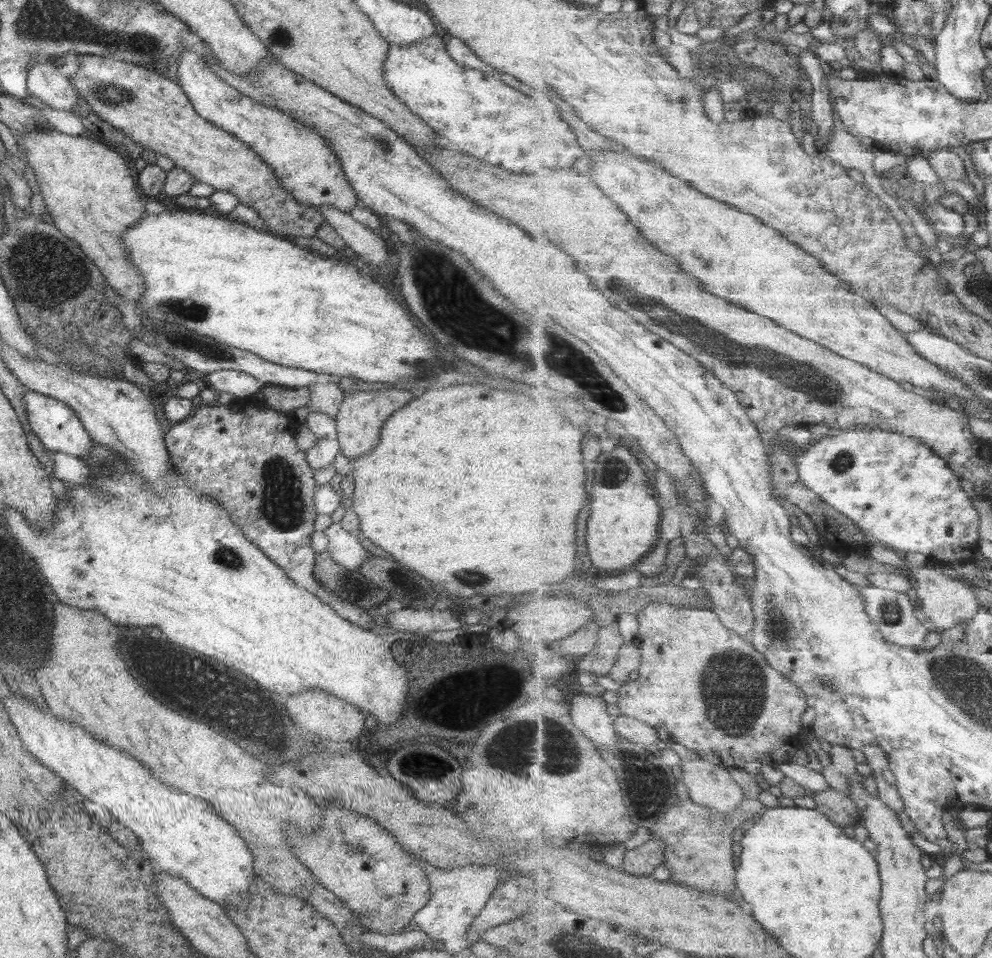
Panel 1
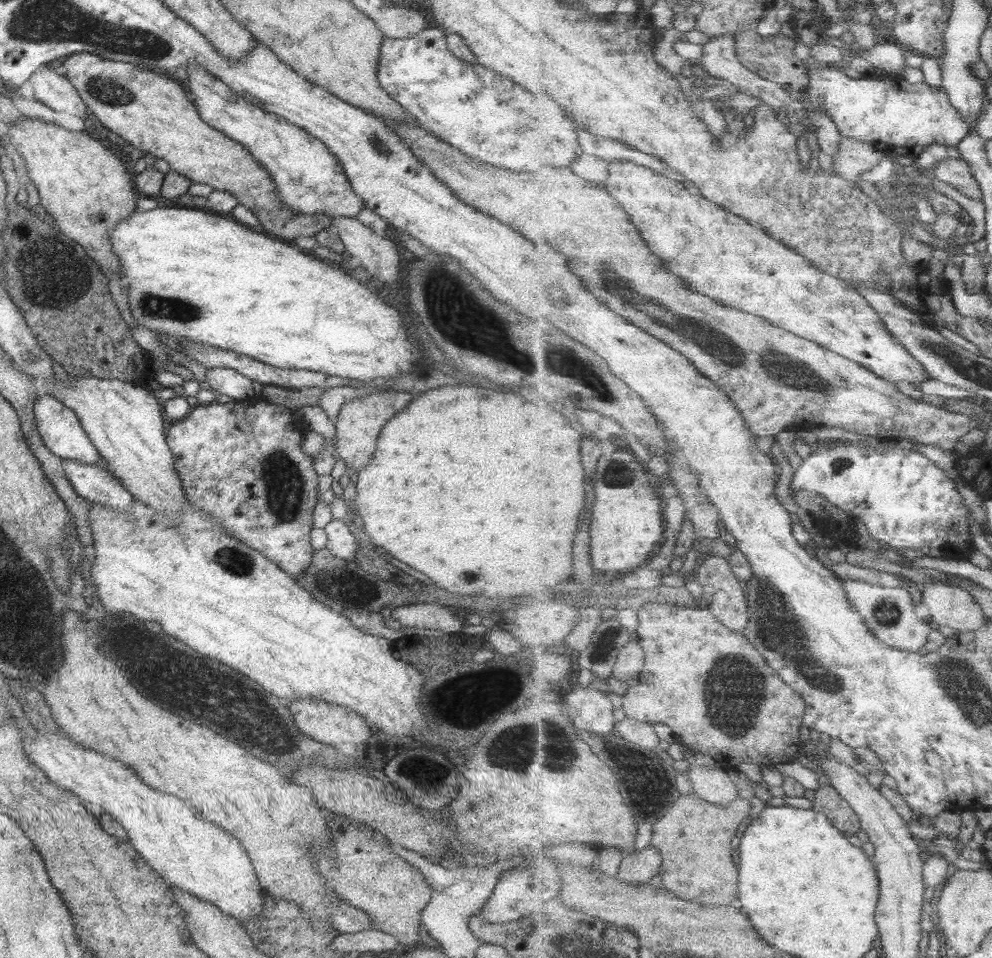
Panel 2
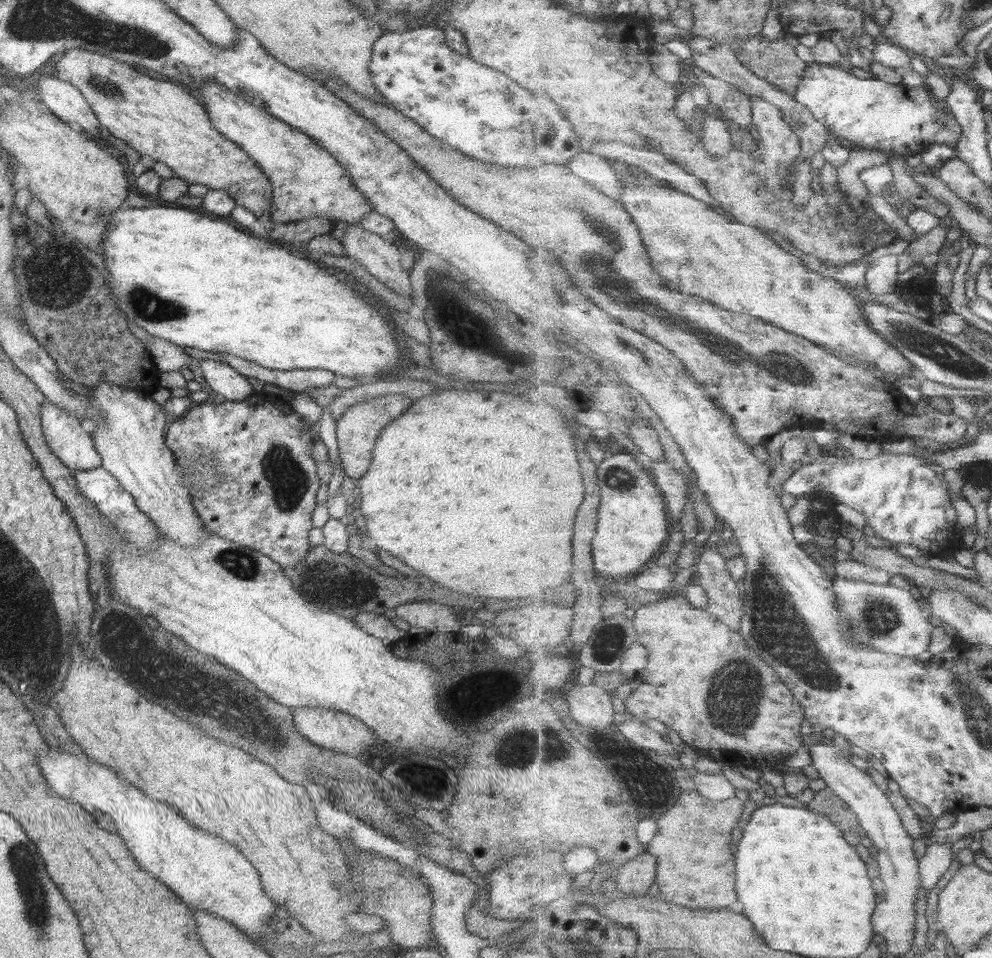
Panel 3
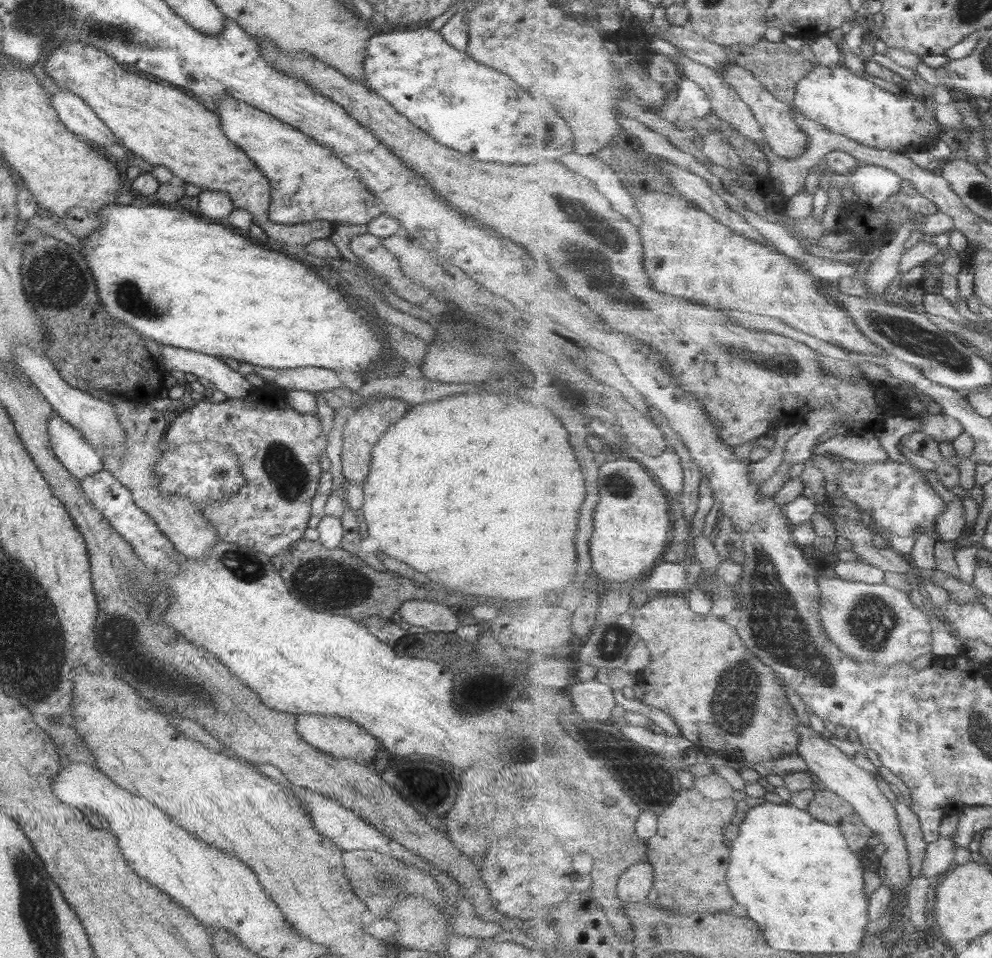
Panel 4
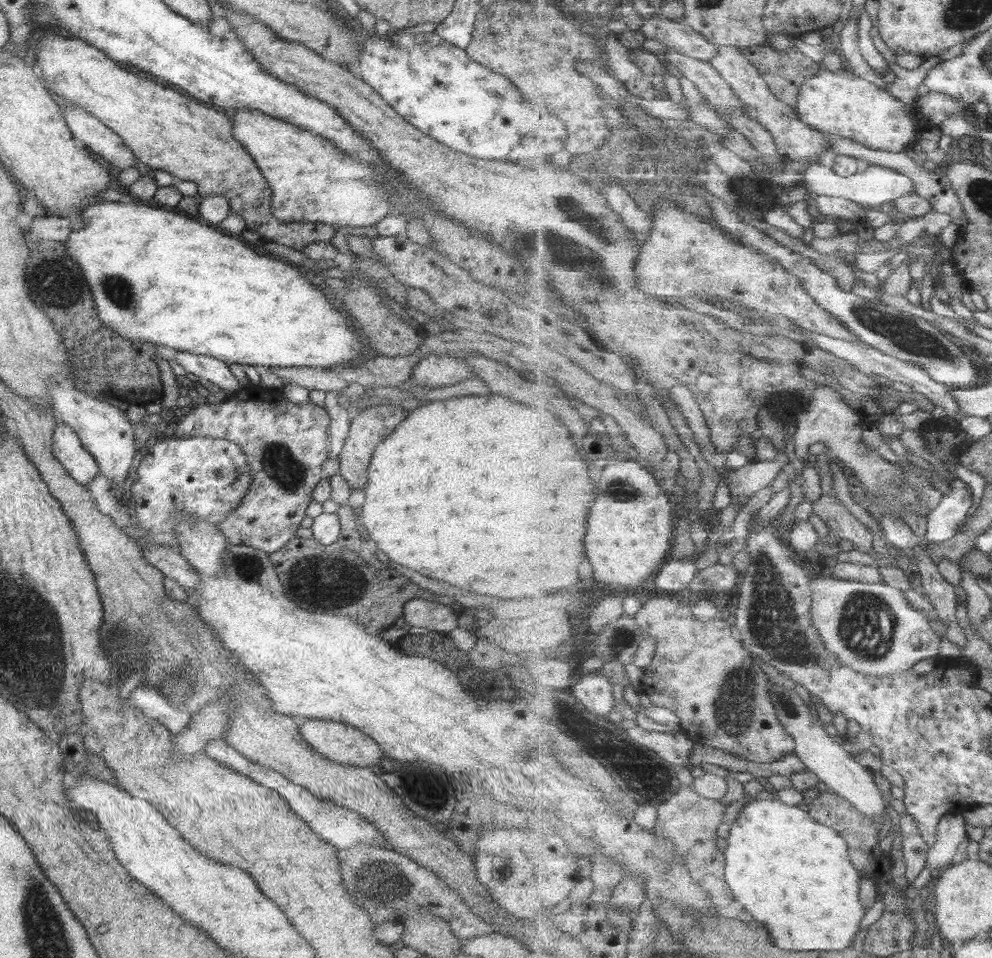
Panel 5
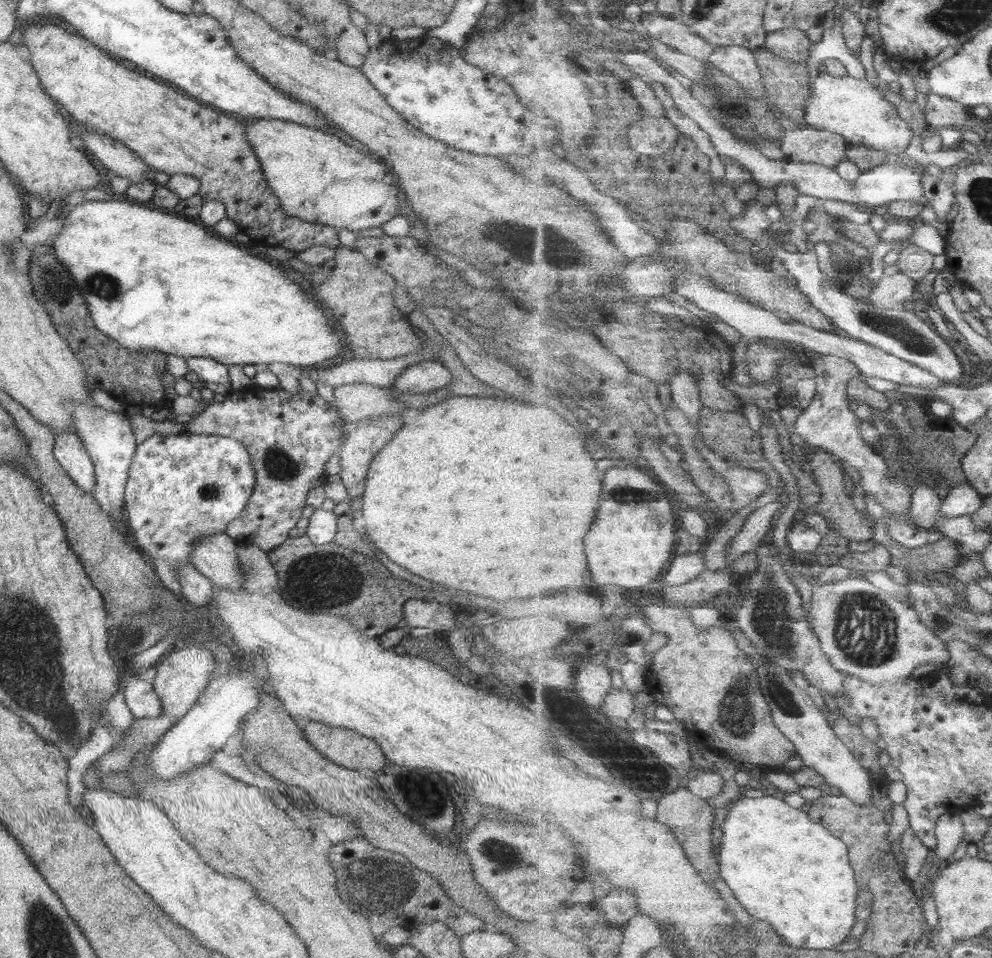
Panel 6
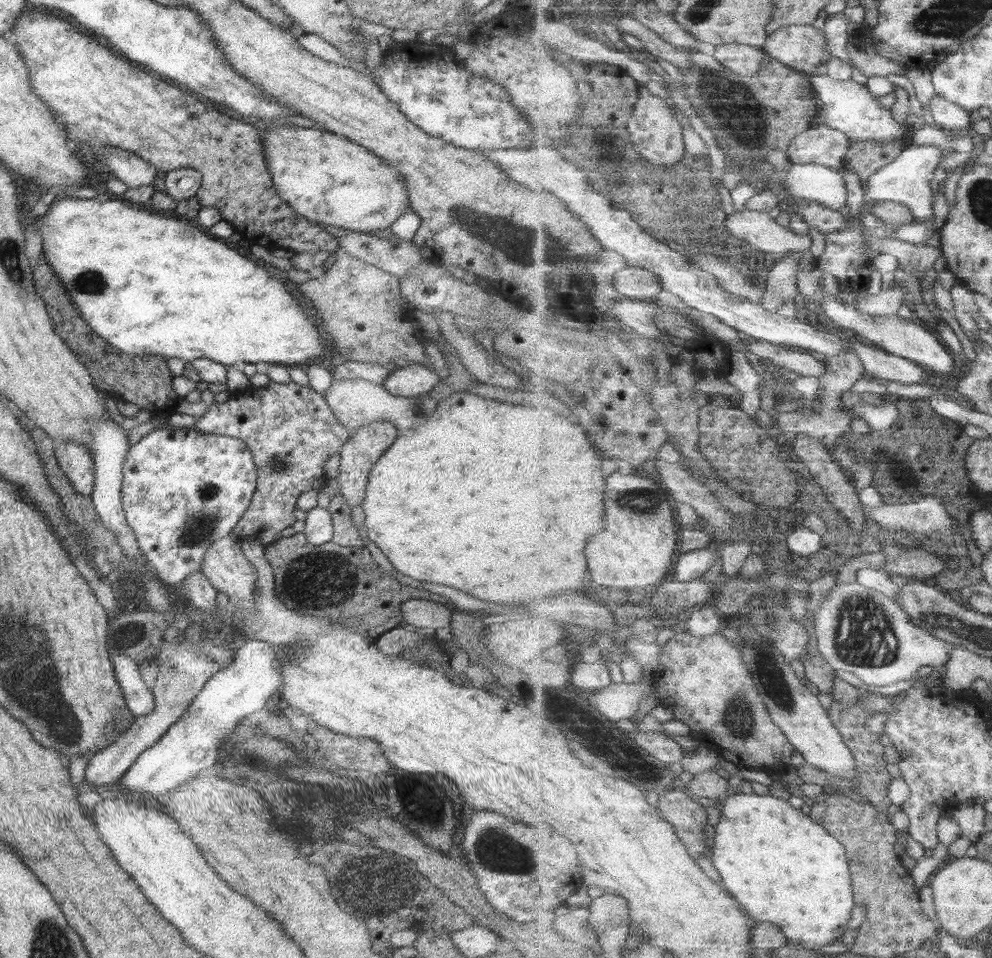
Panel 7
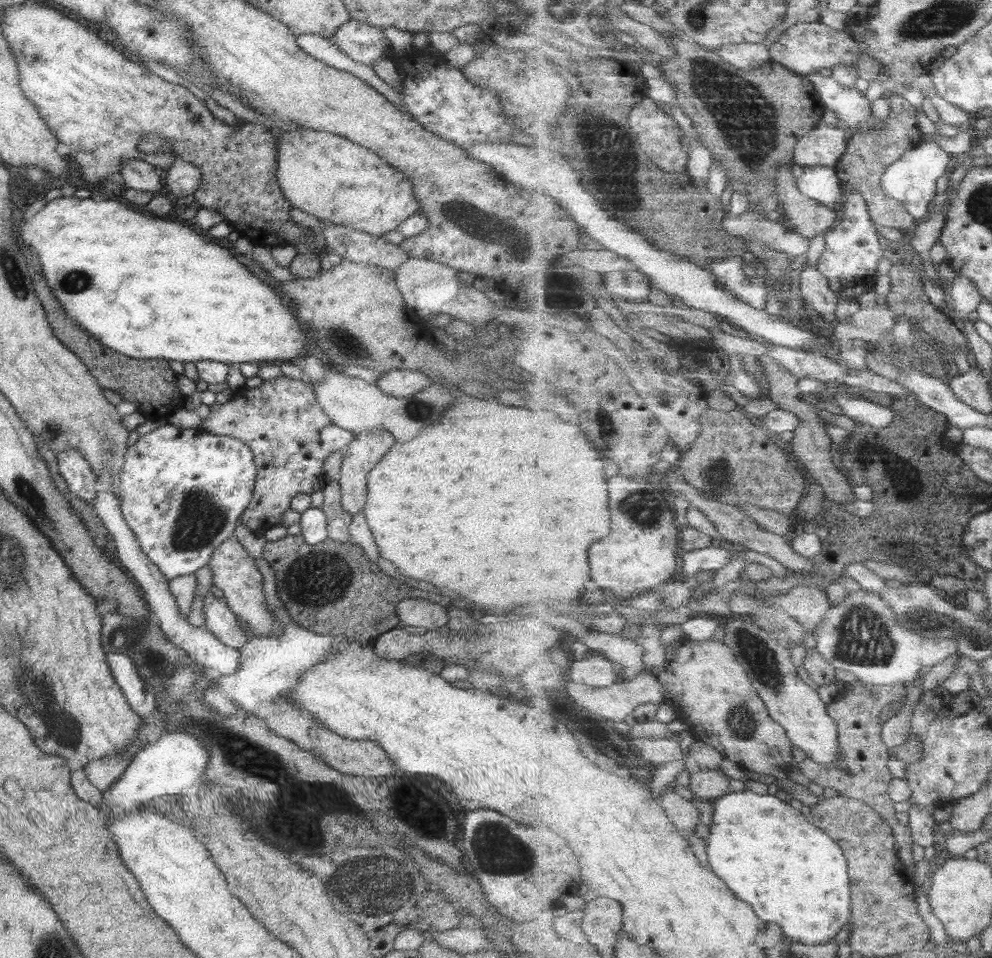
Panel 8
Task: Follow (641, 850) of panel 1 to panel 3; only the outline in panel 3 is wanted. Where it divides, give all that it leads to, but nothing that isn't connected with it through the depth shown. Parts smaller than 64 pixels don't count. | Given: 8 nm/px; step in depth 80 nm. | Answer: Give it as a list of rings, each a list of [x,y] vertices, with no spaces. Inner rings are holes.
[[[643,853],[623,864],[614,874],[618,890],[629,896],[645,896],[656,883],[659,861],[650,853]]]

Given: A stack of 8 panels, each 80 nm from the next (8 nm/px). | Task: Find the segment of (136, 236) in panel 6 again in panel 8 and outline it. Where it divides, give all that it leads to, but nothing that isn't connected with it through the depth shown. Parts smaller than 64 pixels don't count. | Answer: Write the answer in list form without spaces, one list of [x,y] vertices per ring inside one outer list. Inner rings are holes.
[[[51,194],[49,197],[55,198],[51,202],[47,202],[37,214],[21,220],[19,228],[17,228],[17,239],[21,240],[27,248],[26,252],[33,252],[37,256],[37,262],[41,264],[41,274],[49,286],[49,290],[53,290],[53,298],[59,303],[59,306],[65,310],[65,314],[72,318],[85,332],[91,334],[99,344],[117,350],[119,354],[131,358],[147,358],[147,359],[163,359],[177,360],[177,362],[194,362],[197,361],[215,361],[226,365],[255,361],[258,364],[277,364],[280,362],[297,363],[301,350],[310,349],[308,344],[309,336],[306,329],[303,329],[301,316],[294,316],[289,308],[288,303],[281,297],[275,285],[270,286],[263,283],[258,277],[251,274],[241,263],[231,257],[227,250],[219,247],[214,243],[209,243],[204,238],[201,231],[193,231],[184,225],[165,221],[161,218],[153,220],[147,216],[141,216],[137,212],[131,212],[119,202],[113,200],[103,200],[103,202],[93,202],[89,198],[85,200],[77,200],[77,198],[61,198]]]

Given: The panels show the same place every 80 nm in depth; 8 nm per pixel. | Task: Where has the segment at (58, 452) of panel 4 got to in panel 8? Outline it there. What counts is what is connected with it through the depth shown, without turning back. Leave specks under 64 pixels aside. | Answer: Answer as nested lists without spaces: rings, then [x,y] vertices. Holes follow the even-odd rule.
[[[66,449],[56,454],[56,463],[68,493],[92,505],[96,495],[96,476],[85,459],[77,451]]]

